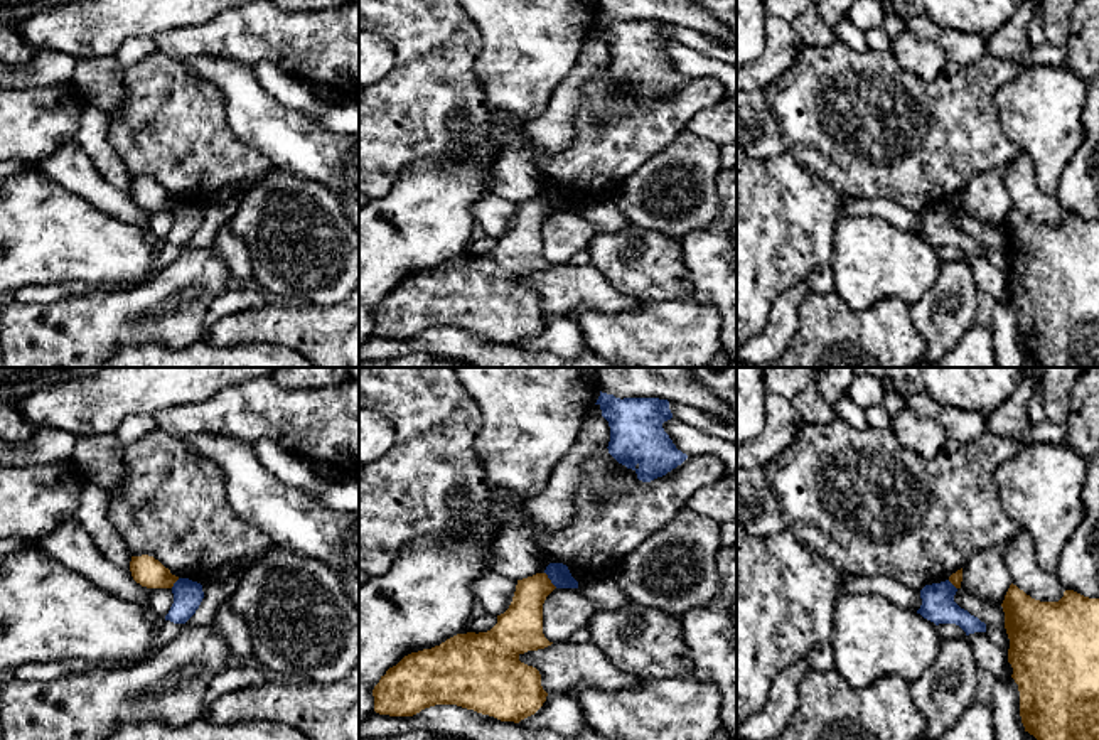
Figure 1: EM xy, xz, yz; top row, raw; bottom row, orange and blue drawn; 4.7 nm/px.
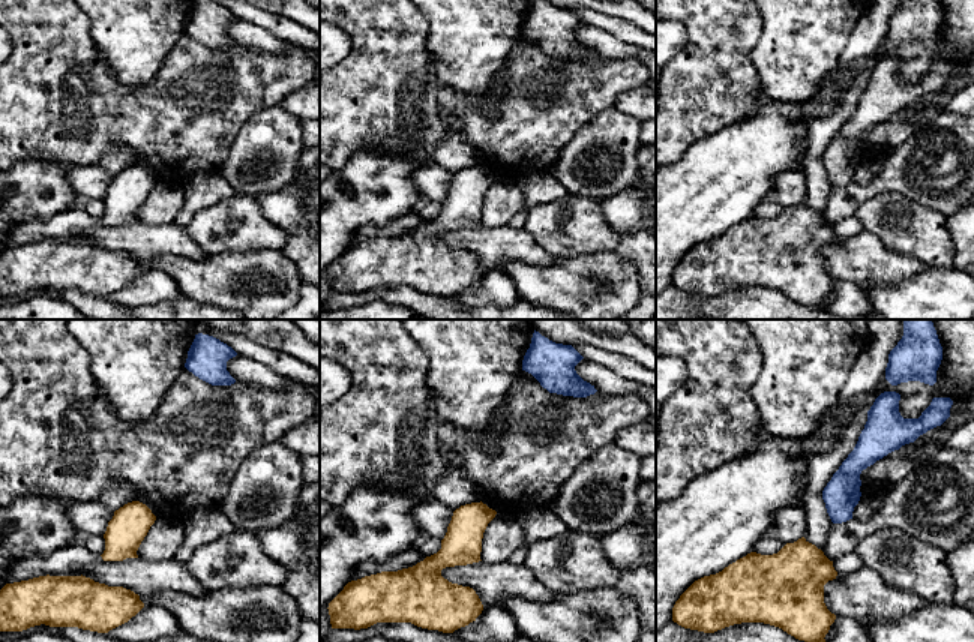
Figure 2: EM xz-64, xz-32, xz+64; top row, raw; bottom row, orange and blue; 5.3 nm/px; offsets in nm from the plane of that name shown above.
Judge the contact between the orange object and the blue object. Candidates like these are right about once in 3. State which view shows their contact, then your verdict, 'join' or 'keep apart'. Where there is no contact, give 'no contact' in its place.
contact in xz; keep apart

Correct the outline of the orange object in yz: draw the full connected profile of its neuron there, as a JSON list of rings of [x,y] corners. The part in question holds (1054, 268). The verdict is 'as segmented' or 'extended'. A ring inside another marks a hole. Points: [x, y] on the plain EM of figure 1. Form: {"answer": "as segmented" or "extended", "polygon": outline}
{"answer": "as segmented", "polygon": [[[1011,206],[1001,229],[1025,354],[1040,367],[1099,367],[1099,221],[1065,212],[1059,224],[1040,224]]]}

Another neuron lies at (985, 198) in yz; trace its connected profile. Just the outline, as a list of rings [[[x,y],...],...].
[[[1001,170],[981,172],[962,189],[961,211],[981,223],[1001,228],[1011,206]]]

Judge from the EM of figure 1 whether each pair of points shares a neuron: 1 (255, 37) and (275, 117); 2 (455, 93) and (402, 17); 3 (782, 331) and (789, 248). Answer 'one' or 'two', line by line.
1: two
2: one
3: two

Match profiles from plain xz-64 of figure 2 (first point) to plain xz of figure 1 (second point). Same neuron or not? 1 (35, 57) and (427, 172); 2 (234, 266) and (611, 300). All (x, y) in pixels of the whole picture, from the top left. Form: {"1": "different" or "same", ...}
{"1": "different", "2": "different"}

